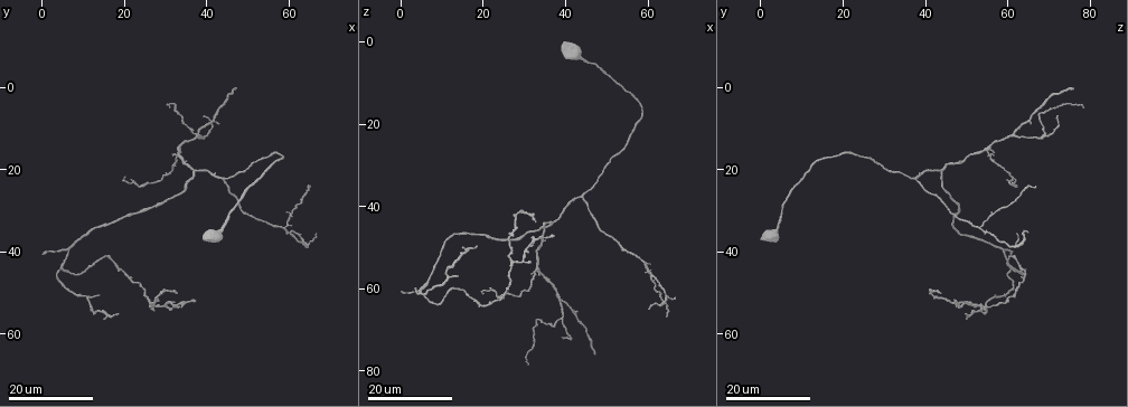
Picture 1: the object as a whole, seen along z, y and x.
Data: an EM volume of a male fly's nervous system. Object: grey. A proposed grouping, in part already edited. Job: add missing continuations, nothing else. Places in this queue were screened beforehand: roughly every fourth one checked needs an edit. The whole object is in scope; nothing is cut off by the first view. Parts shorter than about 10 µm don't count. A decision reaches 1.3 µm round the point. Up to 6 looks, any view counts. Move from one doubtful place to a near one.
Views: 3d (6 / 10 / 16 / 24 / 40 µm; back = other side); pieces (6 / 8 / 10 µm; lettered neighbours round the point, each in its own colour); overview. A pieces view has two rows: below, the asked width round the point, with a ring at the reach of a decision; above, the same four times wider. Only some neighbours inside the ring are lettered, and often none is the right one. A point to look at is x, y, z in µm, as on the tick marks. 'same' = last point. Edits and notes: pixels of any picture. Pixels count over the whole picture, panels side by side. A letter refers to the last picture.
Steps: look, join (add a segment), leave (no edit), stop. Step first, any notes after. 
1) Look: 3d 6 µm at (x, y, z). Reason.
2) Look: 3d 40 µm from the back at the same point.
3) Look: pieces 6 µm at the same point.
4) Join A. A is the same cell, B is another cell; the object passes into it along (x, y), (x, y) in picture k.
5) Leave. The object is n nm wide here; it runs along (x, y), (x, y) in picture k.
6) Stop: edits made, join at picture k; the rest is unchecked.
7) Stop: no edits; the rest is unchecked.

Look: 3d 16 µm at (47.0, 0.0, 75.5). Free end.

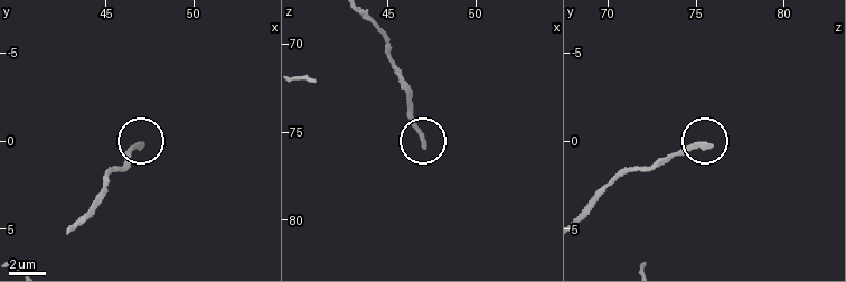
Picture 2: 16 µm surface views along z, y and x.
Look: pieces 8 µm at (47.2, 0.2, 75.7). What lies round it.

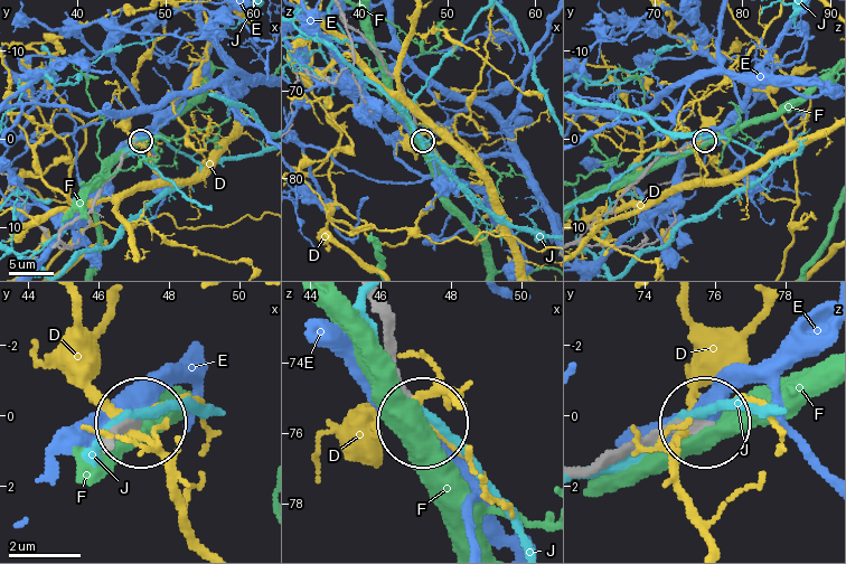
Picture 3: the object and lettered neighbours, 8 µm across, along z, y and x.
Leave. D, E, F and J are other cells; it runs along (373, 303), (421, 417) in picture 3; none of them fits.

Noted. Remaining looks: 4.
Look: 3d 24 µm at (64.0, 24.0, 66.5). Tapers out.

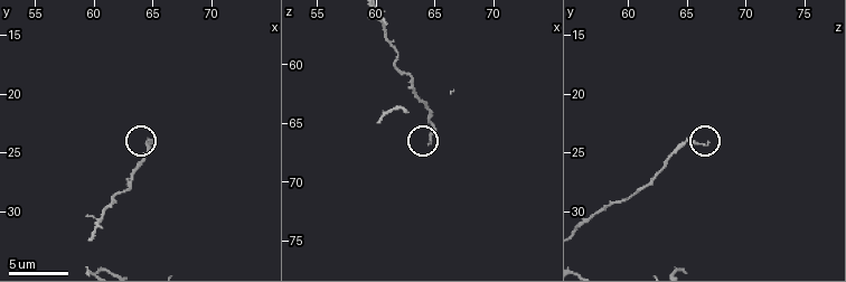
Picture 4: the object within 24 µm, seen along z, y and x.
Look: pieces 8 µm at (64.6, 24.2, 66.8). What lies round it.

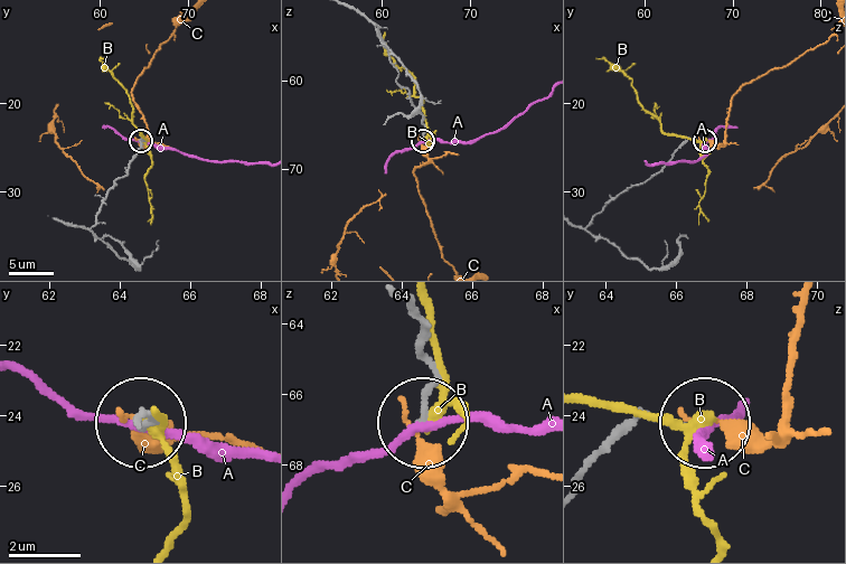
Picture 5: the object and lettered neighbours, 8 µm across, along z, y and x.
Leave. A, B and C are other cells; it runs along (403, 301), (433, 374), (424, 415) in picture 5; none of them fits.

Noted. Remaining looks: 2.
Look: 3d 16 µm at (13.0, 50.5, 57.5). Branch stops here.

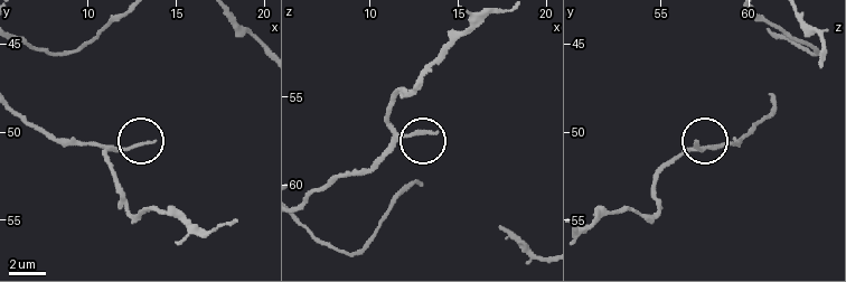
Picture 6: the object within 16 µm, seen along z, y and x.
Look: pieces 8 µm at (13.6, 50.4, 57.1). What lies round it.

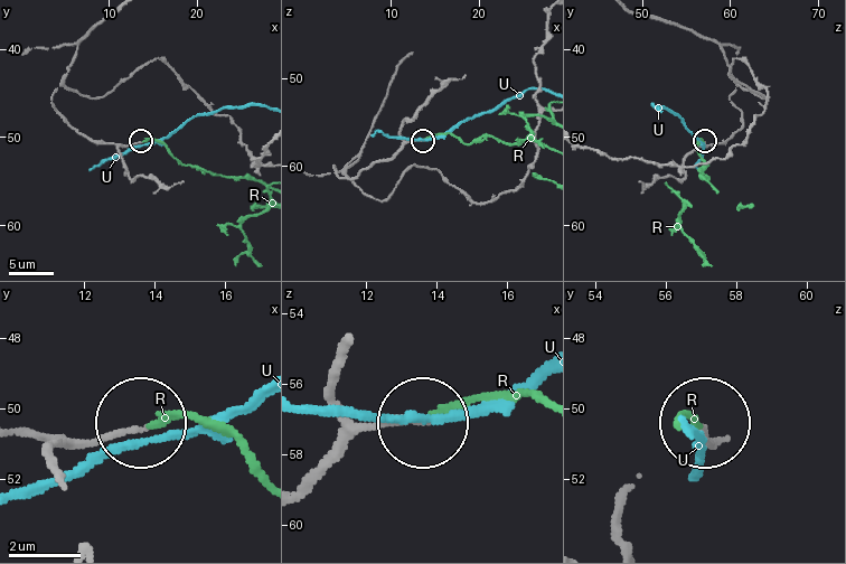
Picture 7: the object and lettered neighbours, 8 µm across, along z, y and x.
Join R. The object is 150 nm wide here; R is the same cell, U is another cell; the object passes into it along (402, 148), (450, 132), (467, 143), (494, 137), (545, 144) in picture 7; the neuron continues.

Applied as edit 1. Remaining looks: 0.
Stop: edits made, join at picture 7; the rest is unchecked.

